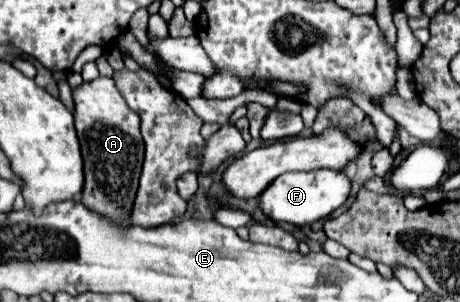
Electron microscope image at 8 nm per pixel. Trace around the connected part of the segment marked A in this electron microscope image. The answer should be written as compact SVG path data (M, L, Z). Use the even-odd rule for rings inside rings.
M96 78L80 84L74 92L74 122L84 160L82 202L108 218L128 226L128 212L136 196L138 178L144 160L144 142L140 134L140 116L132 112L118 92L112 78Z

